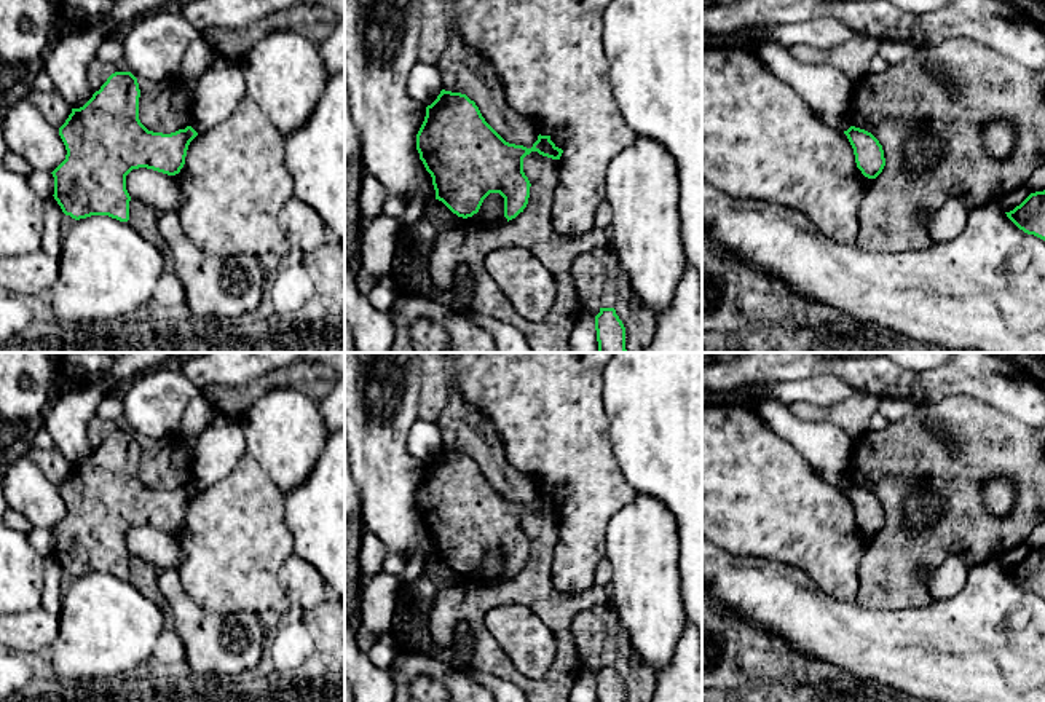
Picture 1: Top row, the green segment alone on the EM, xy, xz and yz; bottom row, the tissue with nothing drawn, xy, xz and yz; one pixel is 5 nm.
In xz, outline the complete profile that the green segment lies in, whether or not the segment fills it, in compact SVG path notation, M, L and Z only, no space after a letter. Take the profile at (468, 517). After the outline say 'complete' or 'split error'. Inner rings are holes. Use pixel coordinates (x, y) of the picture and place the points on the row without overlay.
M442 447L426 464L416 507L432 534L436 557L467 576L490 550L504 555L504 574L515 576L528 562L530 538L523 515L531 509L560 517L563 507L550 493L538 493L531 506L506 499L466 452Z; complete

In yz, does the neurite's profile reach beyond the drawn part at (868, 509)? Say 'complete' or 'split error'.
complete

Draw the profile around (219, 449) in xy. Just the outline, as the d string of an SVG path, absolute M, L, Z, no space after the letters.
M207 424L198 434L190 483L198 491L214 485L222 475L231 472L243 453L239 424Z

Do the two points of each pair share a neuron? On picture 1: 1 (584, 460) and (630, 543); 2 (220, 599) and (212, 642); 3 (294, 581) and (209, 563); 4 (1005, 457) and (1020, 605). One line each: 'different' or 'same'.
1: different
2: different
3: different
4: different

